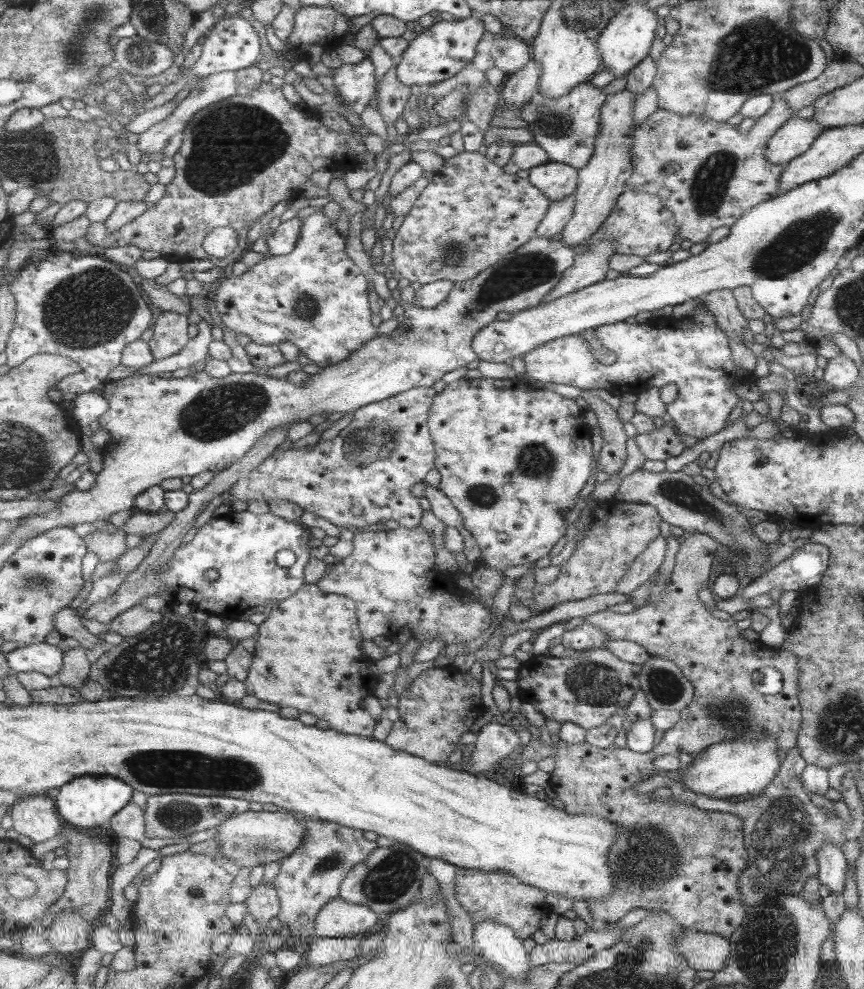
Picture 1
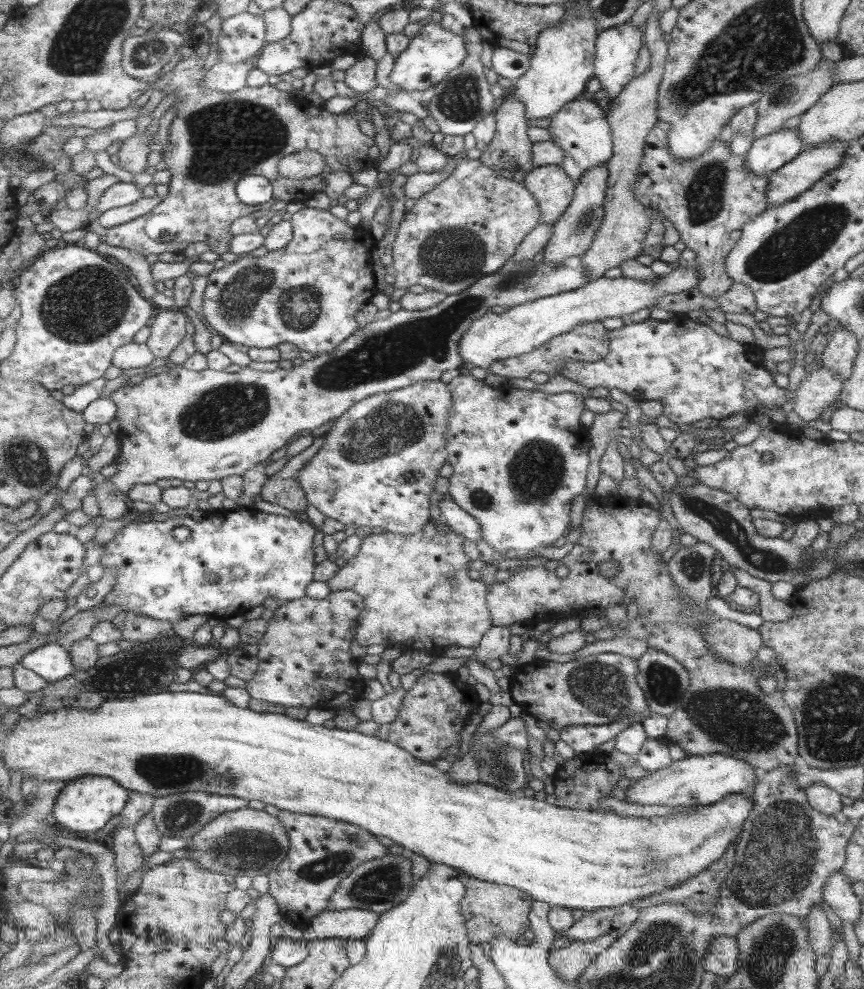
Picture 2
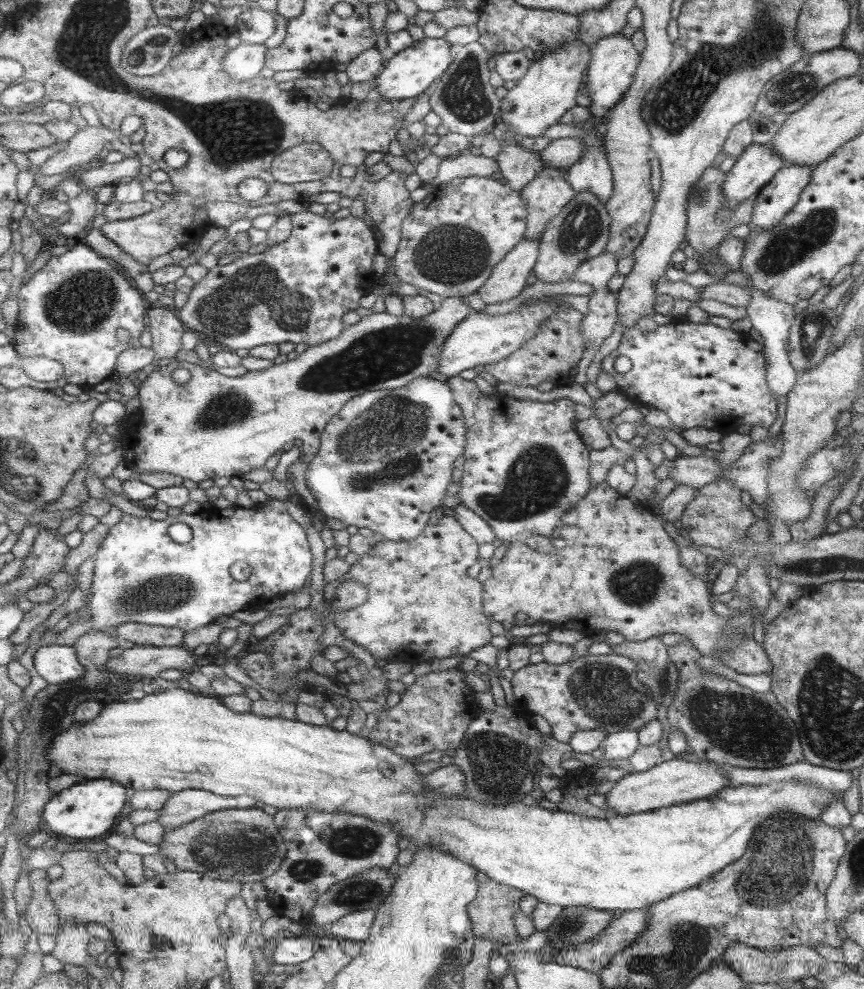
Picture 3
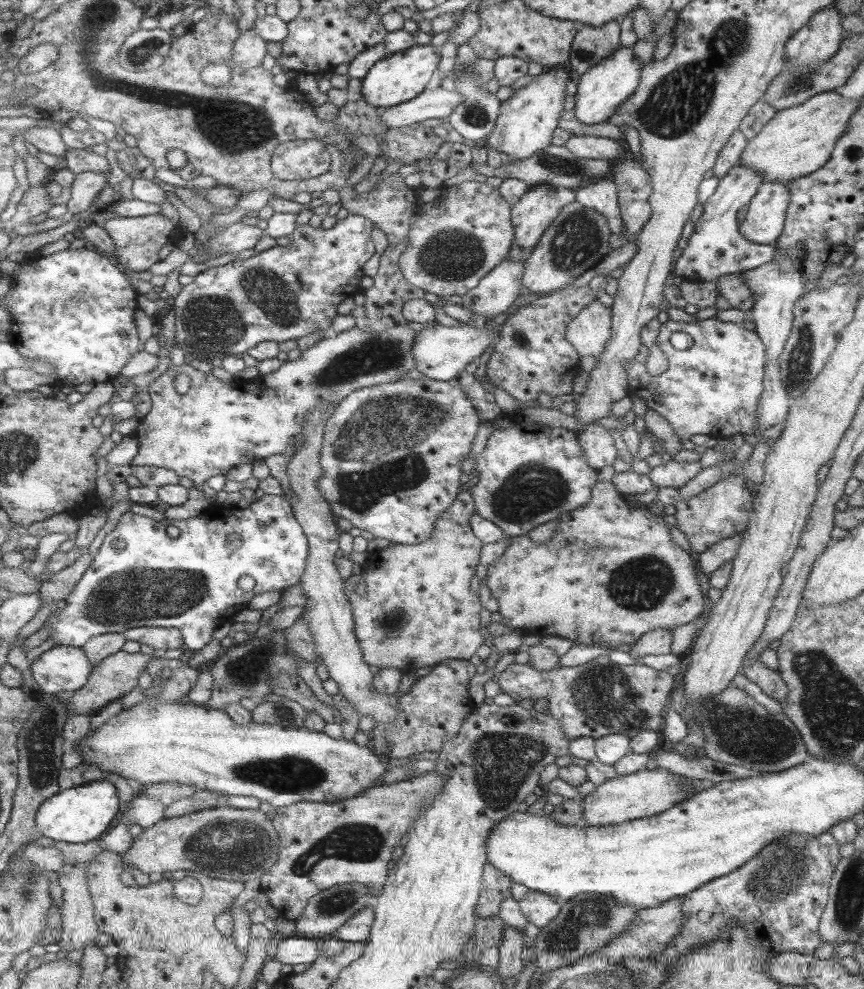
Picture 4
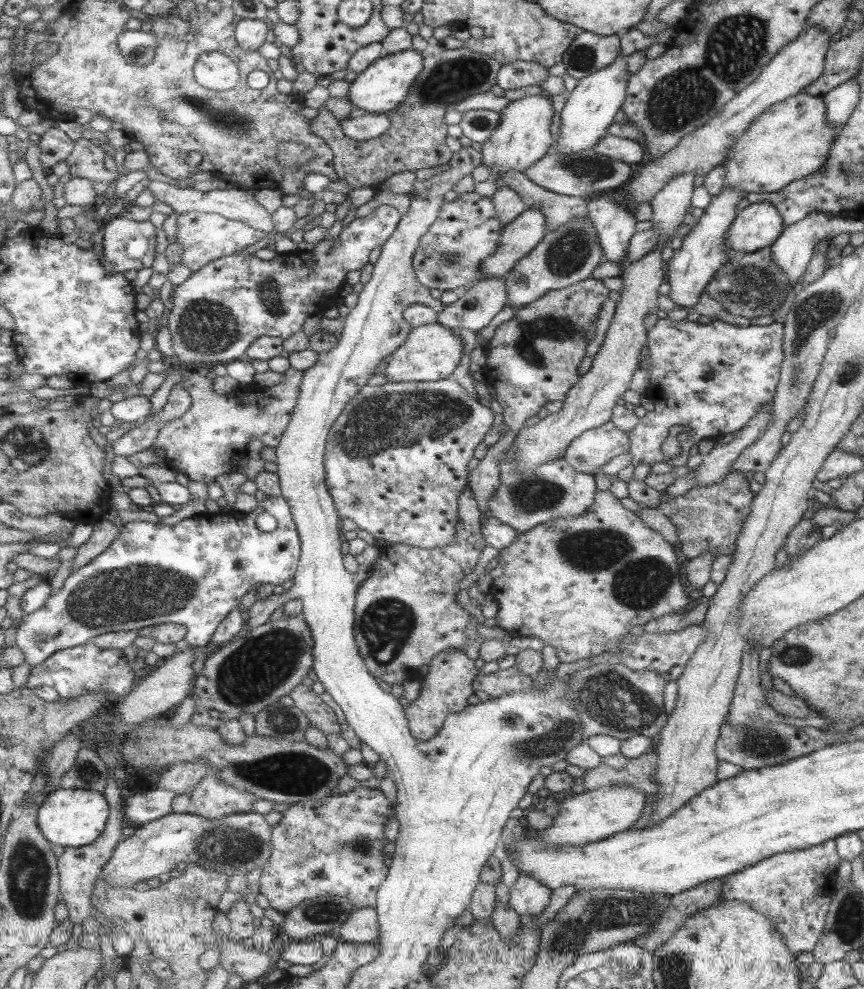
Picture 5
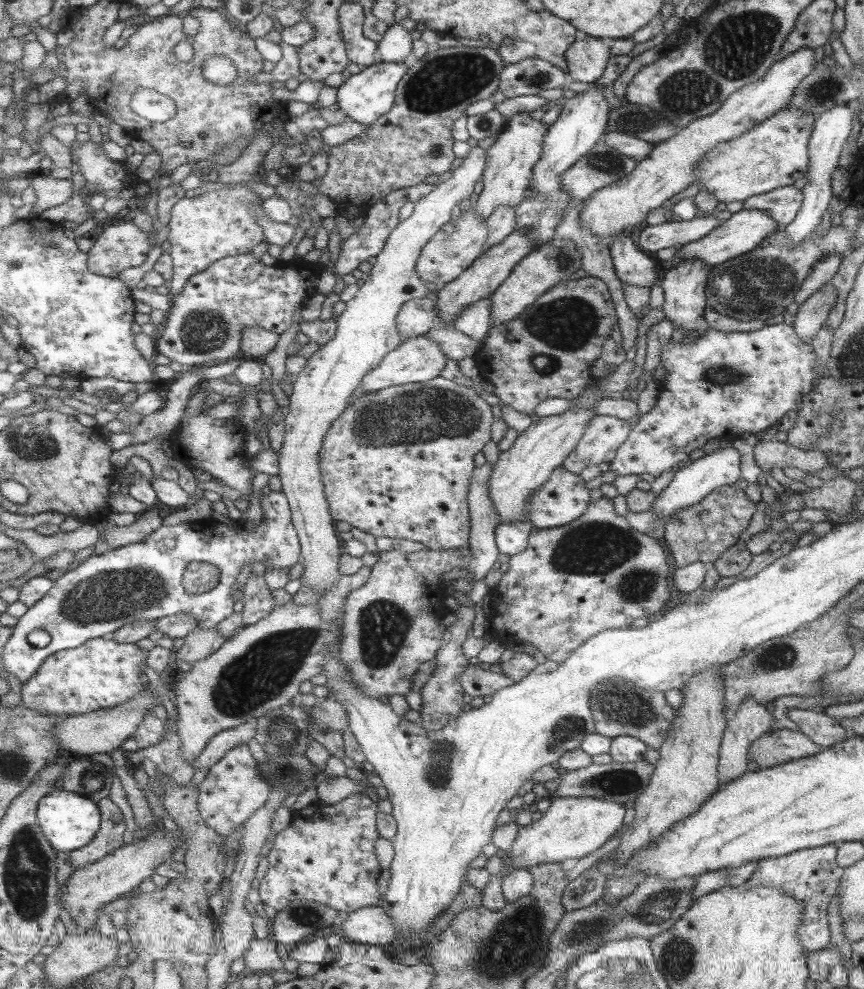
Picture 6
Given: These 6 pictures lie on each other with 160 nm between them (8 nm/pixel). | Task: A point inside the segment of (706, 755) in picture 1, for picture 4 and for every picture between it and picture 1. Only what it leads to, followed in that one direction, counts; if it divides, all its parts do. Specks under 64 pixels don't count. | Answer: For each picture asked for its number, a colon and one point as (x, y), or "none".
2: (705, 779)
3: (674, 782)
4: (644, 794)

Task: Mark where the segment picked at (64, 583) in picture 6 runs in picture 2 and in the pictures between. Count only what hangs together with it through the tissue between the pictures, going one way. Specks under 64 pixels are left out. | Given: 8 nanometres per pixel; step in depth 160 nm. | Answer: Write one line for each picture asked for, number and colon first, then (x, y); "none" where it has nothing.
2: (156, 575)
3: (141, 575)
4: (191, 583)
5: (186, 574)

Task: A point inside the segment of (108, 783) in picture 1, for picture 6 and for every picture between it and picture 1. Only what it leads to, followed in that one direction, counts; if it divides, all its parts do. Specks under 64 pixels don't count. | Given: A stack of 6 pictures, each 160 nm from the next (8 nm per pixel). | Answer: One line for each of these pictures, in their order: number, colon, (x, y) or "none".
2: (86, 805)
3: (87, 810)
4: (81, 814)
5: (67, 817)
6: (70, 821)

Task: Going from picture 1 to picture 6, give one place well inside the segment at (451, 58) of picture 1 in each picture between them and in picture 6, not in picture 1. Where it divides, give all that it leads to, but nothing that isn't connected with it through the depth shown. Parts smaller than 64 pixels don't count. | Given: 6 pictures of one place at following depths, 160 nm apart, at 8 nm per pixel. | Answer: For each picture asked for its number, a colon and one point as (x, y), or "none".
2: (435, 52)
3: (411, 72)
4: (401, 77)
5: (386, 84)
6: (367, 96)

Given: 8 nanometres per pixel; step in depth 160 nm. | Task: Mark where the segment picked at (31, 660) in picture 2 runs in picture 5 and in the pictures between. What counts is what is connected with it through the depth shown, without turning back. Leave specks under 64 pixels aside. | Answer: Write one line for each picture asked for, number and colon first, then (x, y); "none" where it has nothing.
3: (57, 665)
4: (60, 668)
5: (73, 672)

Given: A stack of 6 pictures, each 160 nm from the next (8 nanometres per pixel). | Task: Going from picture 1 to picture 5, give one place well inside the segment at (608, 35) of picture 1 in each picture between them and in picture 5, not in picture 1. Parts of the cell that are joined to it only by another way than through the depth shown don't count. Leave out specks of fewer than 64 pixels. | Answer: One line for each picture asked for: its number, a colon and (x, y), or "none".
2: (618, 49)
3: (615, 62)
4: (604, 89)
5: (591, 108)

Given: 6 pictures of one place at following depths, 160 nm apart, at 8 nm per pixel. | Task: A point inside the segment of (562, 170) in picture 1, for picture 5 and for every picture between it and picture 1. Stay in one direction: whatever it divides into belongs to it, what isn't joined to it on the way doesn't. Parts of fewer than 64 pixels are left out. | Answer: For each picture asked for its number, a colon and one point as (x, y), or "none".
2: (555, 190)
3: (550, 192)
4: (539, 207)
5: (519, 238)

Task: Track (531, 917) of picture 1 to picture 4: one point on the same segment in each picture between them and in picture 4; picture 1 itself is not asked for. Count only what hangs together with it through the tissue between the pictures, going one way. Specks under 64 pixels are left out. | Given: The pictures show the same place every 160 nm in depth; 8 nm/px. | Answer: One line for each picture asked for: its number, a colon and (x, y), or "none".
2: (489, 908)
3: (492, 912)
4: (497, 886)

